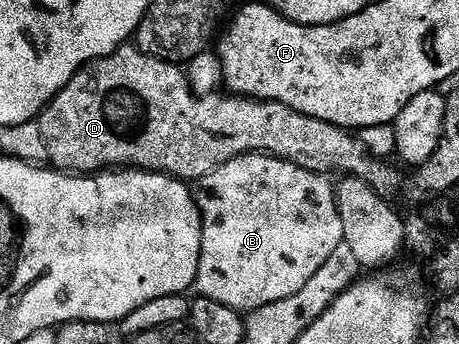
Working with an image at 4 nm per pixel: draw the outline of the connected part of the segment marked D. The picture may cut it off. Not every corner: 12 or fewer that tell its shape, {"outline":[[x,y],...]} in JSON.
{"outline":[[134,44],[81,68],[40,113],[69,174],[192,184],[243,154],[357,178],[392,162],[286,104],[199,98]]}

